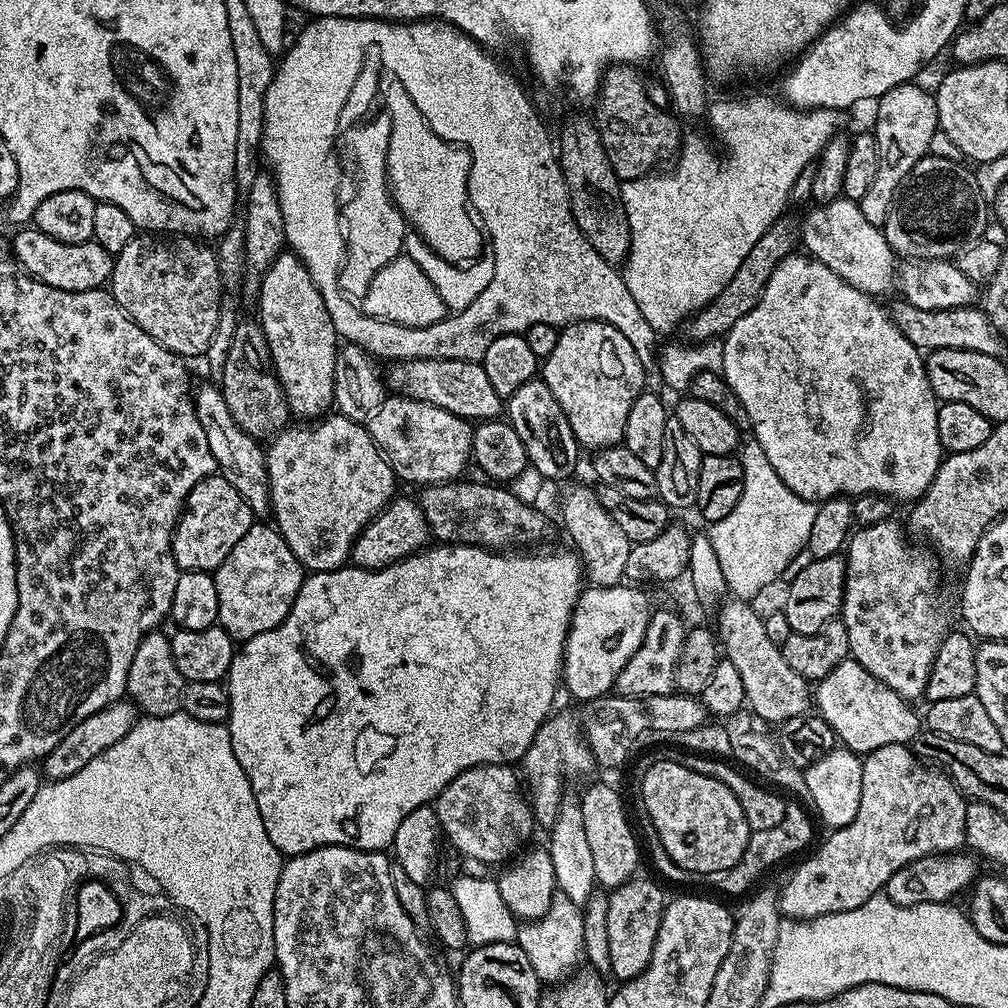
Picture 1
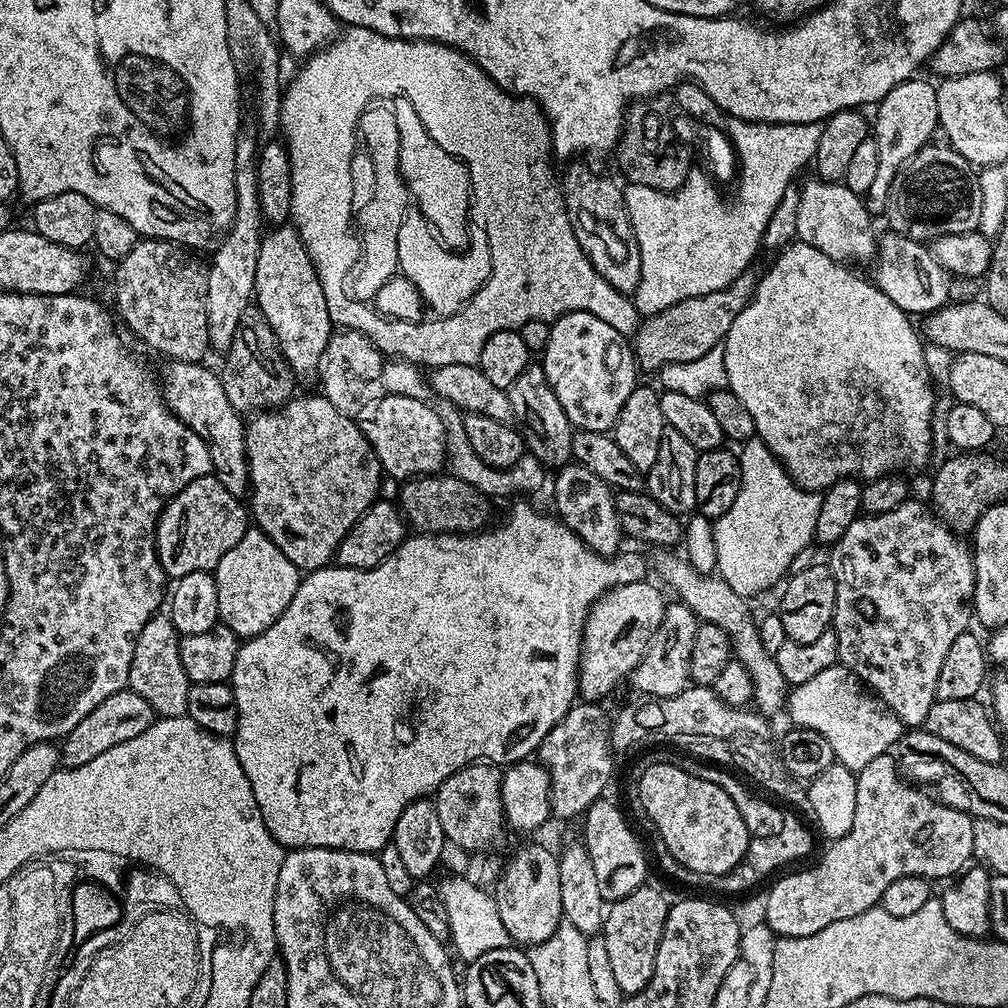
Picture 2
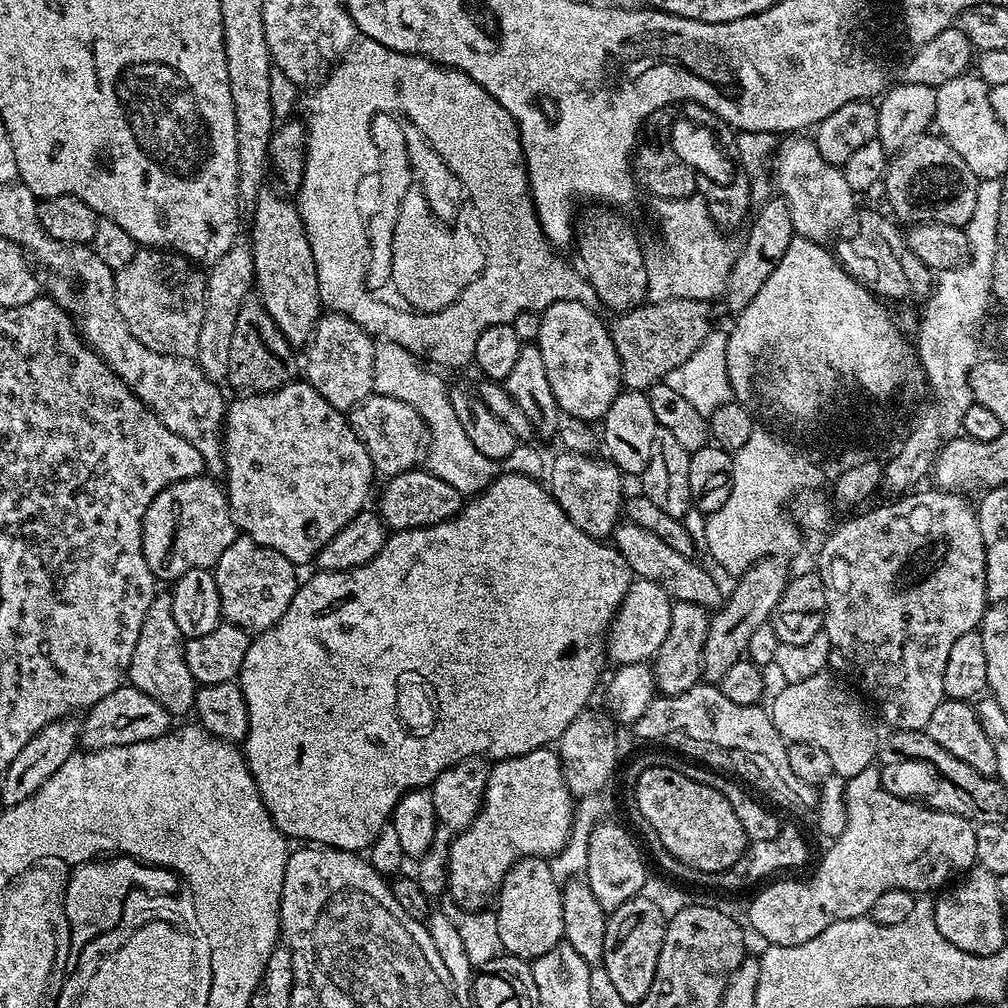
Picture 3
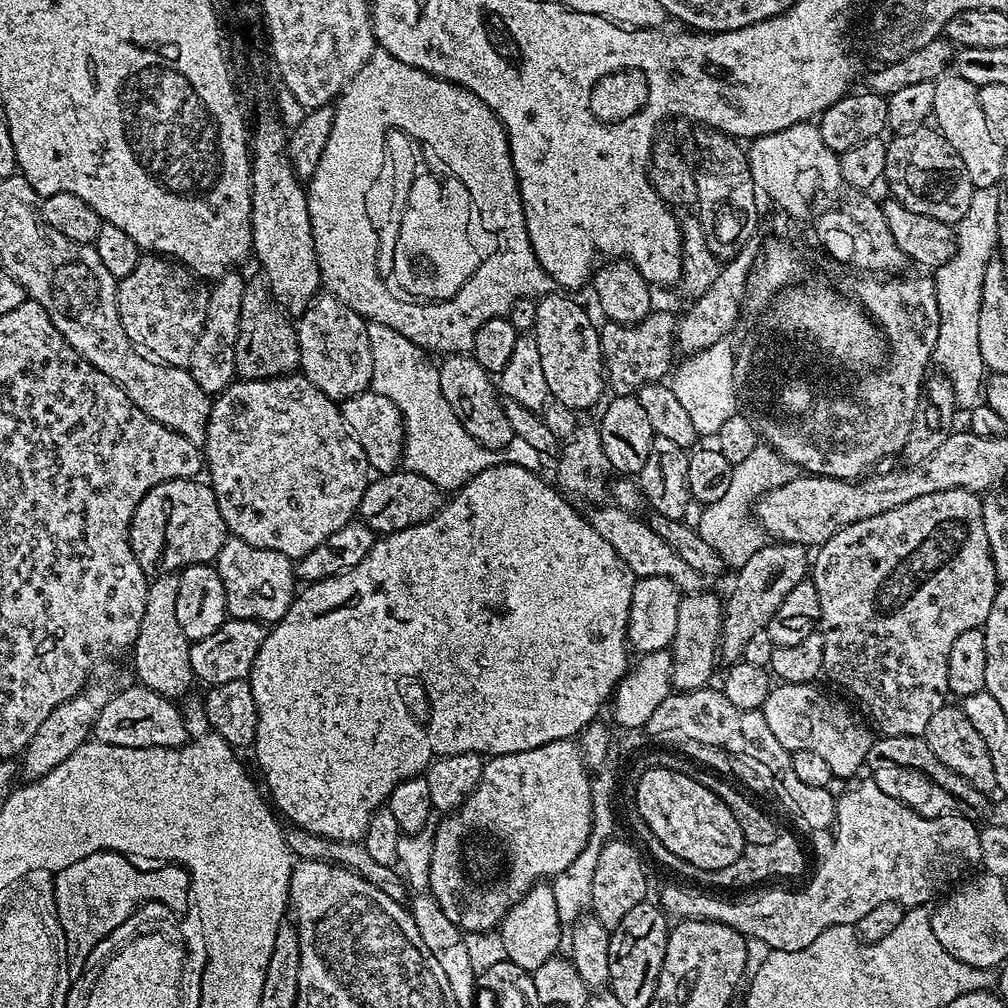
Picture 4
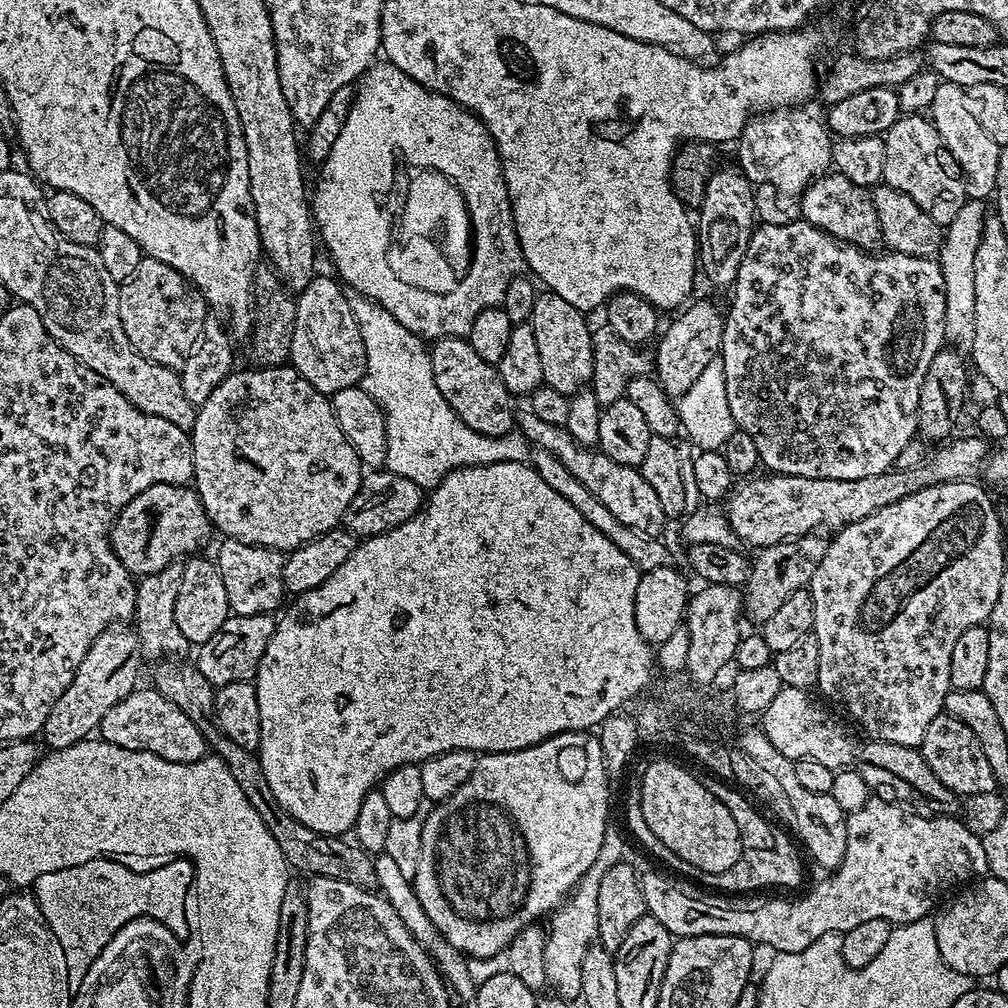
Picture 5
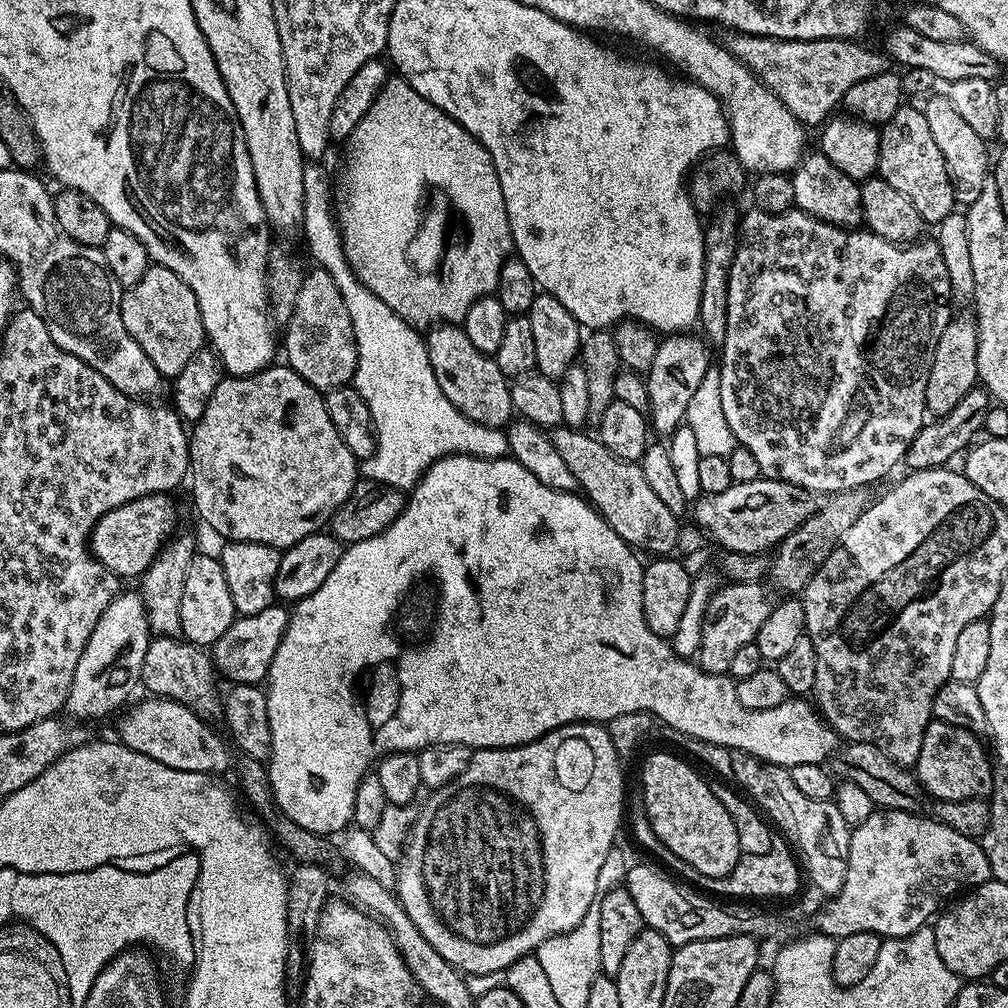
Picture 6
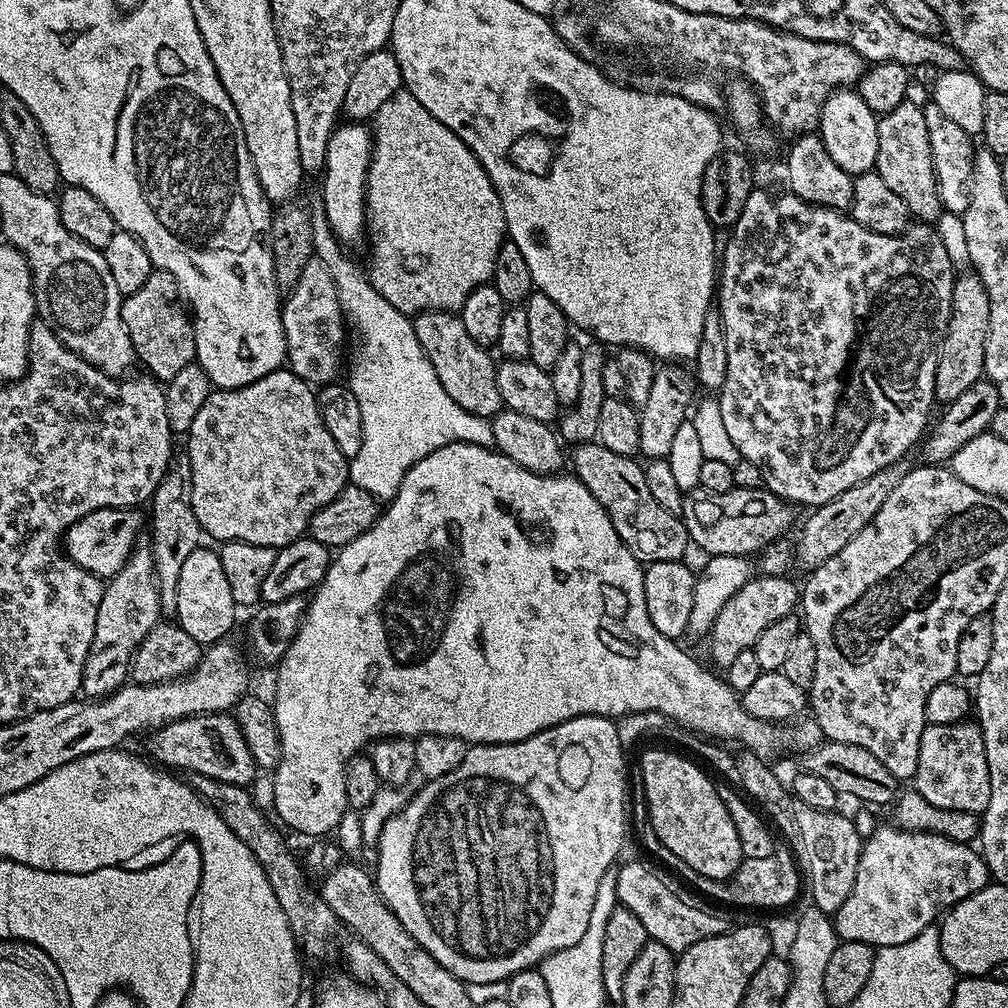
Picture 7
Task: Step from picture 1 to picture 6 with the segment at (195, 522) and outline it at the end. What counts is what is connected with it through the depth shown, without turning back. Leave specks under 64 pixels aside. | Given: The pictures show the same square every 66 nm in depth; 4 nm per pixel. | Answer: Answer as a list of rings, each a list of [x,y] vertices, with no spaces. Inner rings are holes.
[[[157,494],[154,496],[143,496],[137,500],[126,502],[107,514],[96,523],[92,528],[90,537],[90,551],[102,566],[106,566],[115,576],[127,578],[139,578],[150,566],[150,562],[159,554],[160,549],[168,543],[173,535],[172,527],[176,524],[176,504],[172,501],[173,497],[168,494]]]

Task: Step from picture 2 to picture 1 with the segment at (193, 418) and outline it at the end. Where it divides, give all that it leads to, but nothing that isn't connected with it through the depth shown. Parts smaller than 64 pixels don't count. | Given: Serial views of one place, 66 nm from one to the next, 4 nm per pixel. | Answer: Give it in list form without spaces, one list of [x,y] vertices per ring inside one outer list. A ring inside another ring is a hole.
[[[212,382],[205,383],[201,388],[199,385],[194,392],[196,413],[198,422],[202,422],[202,430],[206,430],[206,442],[210,442],[210,454],[214,454],[219,475],[224,476],[226,482],[230,482],[230,486],[234,486],[234,490],[238,490],[238,494],[242,494],[246,506],[250,506],[253,517],[267,517],[272,511],[272,499],[268,497],[268,469],[264,466],[265,449],[262,447],[261,441],[257,440],[255,436],[246,434],[246,430],[242,430],[242,426],[238,426],[238,422],[234,422],[234,414],[230,414],[230,410],[226,407],[224,394],[219,387]]]

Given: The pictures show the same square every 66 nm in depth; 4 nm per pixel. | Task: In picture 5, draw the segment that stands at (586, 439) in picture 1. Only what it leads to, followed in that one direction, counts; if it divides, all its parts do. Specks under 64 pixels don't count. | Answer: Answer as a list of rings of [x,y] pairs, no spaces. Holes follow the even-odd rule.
[[[544,290],[534,302],[534,314],[530,323],[534,326],[534,339],[538,341],[538,355],[542,358],[542,378],[547,387],[569,398],[583,392],[592,383],[594,350],[593,329],[588,328],[585,313],[579,312],[566,298]]]

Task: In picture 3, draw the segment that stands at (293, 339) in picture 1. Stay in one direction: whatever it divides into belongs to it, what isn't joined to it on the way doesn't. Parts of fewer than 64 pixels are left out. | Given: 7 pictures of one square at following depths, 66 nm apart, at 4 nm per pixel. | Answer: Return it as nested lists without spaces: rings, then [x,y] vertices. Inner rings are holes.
[[[265,190],[258,194],[258,202],[252,216],[252,257],[254,258],[255,291],[260,297],[260,303],[266,306],[270,318],[274,318],[274,324],[278,330],[294,346],[307,345],[312,338],[312,331],[322,315],[322,305],[318,294],[318,270],[314,266],[314,254],[310,254],[310,242],[306,238],[306,230],[302,226],[299,207],[292,204],[287,195],[279,191]]]

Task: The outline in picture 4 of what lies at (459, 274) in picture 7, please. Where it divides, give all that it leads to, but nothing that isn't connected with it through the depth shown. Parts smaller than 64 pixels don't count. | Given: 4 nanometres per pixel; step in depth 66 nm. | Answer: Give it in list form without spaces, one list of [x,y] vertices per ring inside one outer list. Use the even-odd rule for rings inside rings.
[[[377,50],[373,52],[370,59],[362,66],[362,70],[358,70],[358,74],[354,74],[354,78],[350,78],[350,82],[340,92],[334,101],[336,113],[334,114],[334,122],[330,130],[330,138],[326,138],[326,148],[322,150],[322,158],[318,161],[318,170],[314,170],[312,179],[307,181],[306,191],[308,193],[308,213],[310,214],[310,226],[314,234],[314,250],[318,258],[318,266],[320,267],[320,283],[323,291],[329,296],[338,298],[338,302],[346,302],[346,306],[350,306],[350,310],[354,310],[361,316],[363,320],[382,326],[390,326],[390,330],[398,330],[398,334],[402,334],[406,338],[410,338],[410,342],[414,342],[414,346],[424,349],[429,354],[440,352],[441,357],[451,356],[453,354],[471,353],[474,346],[474,334],[478,334],[478,326],[490,322],[490,318],[498,318],[499,316],[507,316],[510,306],[514,306],[514,302],[518,302],[522,298],[539,298],[549,295],[553,291],[554,285],[552,280],[546,274],[546,270],[542,268],[538,262],[538,258],[534,254],[534,246],[530,246],[530,234],[526,230],[526,214],[524,213],[524,203],[520,197],[520,184],[516,180],[516,171],[512,165],[512,155],[510,154],[510,146],[508,145],[508,135],[502,126],[502,122],[492,113],[490,106],[486,106],[486,102],[482,102],[470,90],[466,90],[461,84],[452,84],[448,80],[443,80],[437,76],[426,74],[420,68],[414,66],[406,66],[406,62],[398,62],[398,58],[394,58],[389,52]],[[389,128],[397,128],[402,130],[413,141],[425,144],[446,167],[449,168],[451,175],[456,177],[458,182],[462,182],[469,191],[472,199],[472,207],[475,215],[480,215],[480,220],[484,223],[484,228],[488,232],[496,232],[496,245],[492,248],[492,253],[485,255],[481,259],[477,269],[474,270],[473,276],[469,278],[465,285],[450,300],[433,300],[431,302],[417,302],[412,298],[402,298],[399,300],[390,289],[384,288],[386,284],[385,277],[381,276],[378,270],[378,258],[376,251],[378,250],[378,238],[376,237],[377,225],[372,224],[372,220],[368,217],[368,191],[372,188],[372,183],[380,176],[380,171],[385,171],[386,157],[384,155],[384,133]]]

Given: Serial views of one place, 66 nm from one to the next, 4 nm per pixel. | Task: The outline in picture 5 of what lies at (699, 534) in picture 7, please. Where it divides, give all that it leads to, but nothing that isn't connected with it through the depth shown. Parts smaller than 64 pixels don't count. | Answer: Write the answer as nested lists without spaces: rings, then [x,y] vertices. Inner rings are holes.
[[[971,434],[972,436],[960,436],[949,439],[947,442],[941,443],[940,448],[936,453],[934,451],[925,459],[920,465],[914,466],[913,469],[895,469],[883,472],[882,474],[870,474],[870,478],[858,478],[857,480],[815,480],[814,478],[798,478],[797,476],[777,476],[775,474],[765,475],[765,480],[756,480],[757,478],[749,479],[742,488],[737,487],[731,493],[730,499],[727,501],[726,515],[728,524],[732,527],[732,533],[737,538],[737,541],[743,542],[745,540],[748,544],[753,544],[753,549],[759,550],[762,548],[769,548],[783,540],[793,540],[795,536],[806,536],[815,533],[817,530],[824,530],[820,528],[832,528],[831,530],[839,530],[846,527],[848,524],[858,522],[862,518],[870,518],[870,514],[874,514],[878,510],[882,510],[882,506],[890,506],[894,502],[898,502],[902,498],[906,498],[910,494],[914,494],[918,490],[922,490],[926,486],[934,486],[935,484],[945,484],[946,482],[954,482],[955,480],[972,480],[981,475],[982,469],[990,455],[989,441],[981,438],[979,435]]]

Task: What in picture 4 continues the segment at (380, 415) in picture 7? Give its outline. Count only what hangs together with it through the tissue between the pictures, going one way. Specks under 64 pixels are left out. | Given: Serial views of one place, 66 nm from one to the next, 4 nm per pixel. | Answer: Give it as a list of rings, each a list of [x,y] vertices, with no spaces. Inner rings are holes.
[[[374,323],[368,325],[368,337],[370,338],[370,359],[374,362],[371,391],[390,398],[390,402],[394,402],[394,406],[398,406],[398,410],[404,414],[402,464],[407,471],[422,474],[422,478],[430,478],[430,482],[434,482],[434,486],[438,486],[448,494],[455,492],[457,488],[463,488],[466,482],[470,482],[470,478],[482,474],[482,470],[490,470],[490,466],[517,464],[534,473],[541,471],[542,453],[534,450],[534,446],[530,446],[530,442],[525,442],[523,438],[515,436],[507,446],[495,452],[474,442],[474,438],[470,438],[470,434],[466,434],[462,422],[458,422],[458,418],[454,418],[454,410],[450,410],[450,402],[446,402],[446,398],[442,398],[439,367],[435,363],[431,364],[428,361],[431,360],[429,353],[414,346],[414,342],[410,342],[410,338],[398,334],[398,330],[390,330],[390,326]]]

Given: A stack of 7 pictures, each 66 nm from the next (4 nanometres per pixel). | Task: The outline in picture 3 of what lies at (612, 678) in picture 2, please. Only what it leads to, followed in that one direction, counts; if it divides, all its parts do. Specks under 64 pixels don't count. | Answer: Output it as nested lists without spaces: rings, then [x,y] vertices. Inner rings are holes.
[[[639,578],[633,579],[626,598],[608,627],[606,640],[606,656],[616,666],[626,664],[643,664],[651,661],[657,650],[666,642],[666,634],[670,630],[672,605],[674,601],[658,582],[650,582]]]

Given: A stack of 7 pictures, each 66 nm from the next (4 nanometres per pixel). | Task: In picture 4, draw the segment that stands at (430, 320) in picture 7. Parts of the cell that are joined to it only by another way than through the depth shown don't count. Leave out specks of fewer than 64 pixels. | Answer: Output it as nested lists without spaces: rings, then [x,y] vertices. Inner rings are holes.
[[[453,354],[439,361],[440,385],[442,398],[450,402],[450,410],[454,410],[454,418],[462,422],[462,427],[474,442],[497,452],[515,438],[514,426],[506,419],[506,410],[502,397],[494,383],[493,377],[470,354]]]

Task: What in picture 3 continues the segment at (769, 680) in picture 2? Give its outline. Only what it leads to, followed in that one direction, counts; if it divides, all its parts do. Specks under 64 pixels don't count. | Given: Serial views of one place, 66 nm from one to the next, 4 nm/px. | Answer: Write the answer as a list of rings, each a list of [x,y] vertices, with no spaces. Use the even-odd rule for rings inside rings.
[[[627,522],[617,523],[610,540],[622,558],[626,558],[633,577],[658,582],[658,586],[662,586],[662,590],[666,590],[673,601],[694,602],[709,610],[719,609],[722,603],[720,584],[702,565],[695,564],[697,561],[693,557],[678,554],[678,550],[666,546],[662,538],[650,534],[650,530],[642,530],[642,526]]]

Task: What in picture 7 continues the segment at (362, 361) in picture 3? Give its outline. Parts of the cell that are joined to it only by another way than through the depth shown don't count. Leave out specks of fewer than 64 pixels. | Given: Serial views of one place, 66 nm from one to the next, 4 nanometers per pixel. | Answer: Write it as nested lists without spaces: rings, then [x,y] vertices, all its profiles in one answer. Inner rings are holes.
[[[311,259],[306,262],[306,268],[296,279],[296,285],[287,293],[288,301],[283,301],[280,321],[284,323],[284,347],[286,349],[286,364],[291,372],[298,374],[307,384],[323,386],[331,384],[340,372],[340,359],[344,356],[344,324],[346,313],[340,309],[338,302],[338,286],[334,286],[334,278],[330,278],[330,270],[321,260]]]

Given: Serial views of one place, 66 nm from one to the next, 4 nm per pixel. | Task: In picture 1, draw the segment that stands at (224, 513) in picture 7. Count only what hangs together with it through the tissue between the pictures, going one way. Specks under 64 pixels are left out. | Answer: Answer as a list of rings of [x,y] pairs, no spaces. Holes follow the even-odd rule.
[[[328,414],[322,419],[319,419],[315,423],[317,424],[316,426],[308,426],[306,424],[309,423],[293,423],[291,426],[282,429],[282,431],[277,432],[275,436],[271,437],[270,443],[267,445],[264,466],[268,469],[268,497],[272,499],[272,511],[270,516],[274,521],[276,531],[280,533],[280,537],[284,539],[286,546],[290,546],[294,558],[298,558],[298,562],[304,569],[309,573],[333,572],[335,568],[345,567],[345,565],[349,563],[352,555],[352,547],[360,531],[362,531],[385,506],[392,503],[398,492],[398,489],[396,489],[396,487],[398,487],[398,481],[396,473],[392,471],[392,467],[388,464],[388,460],[378,450],[378,446],[370,438],[367,427],[365,427],[361,421],[351,420],[339,414]]]

